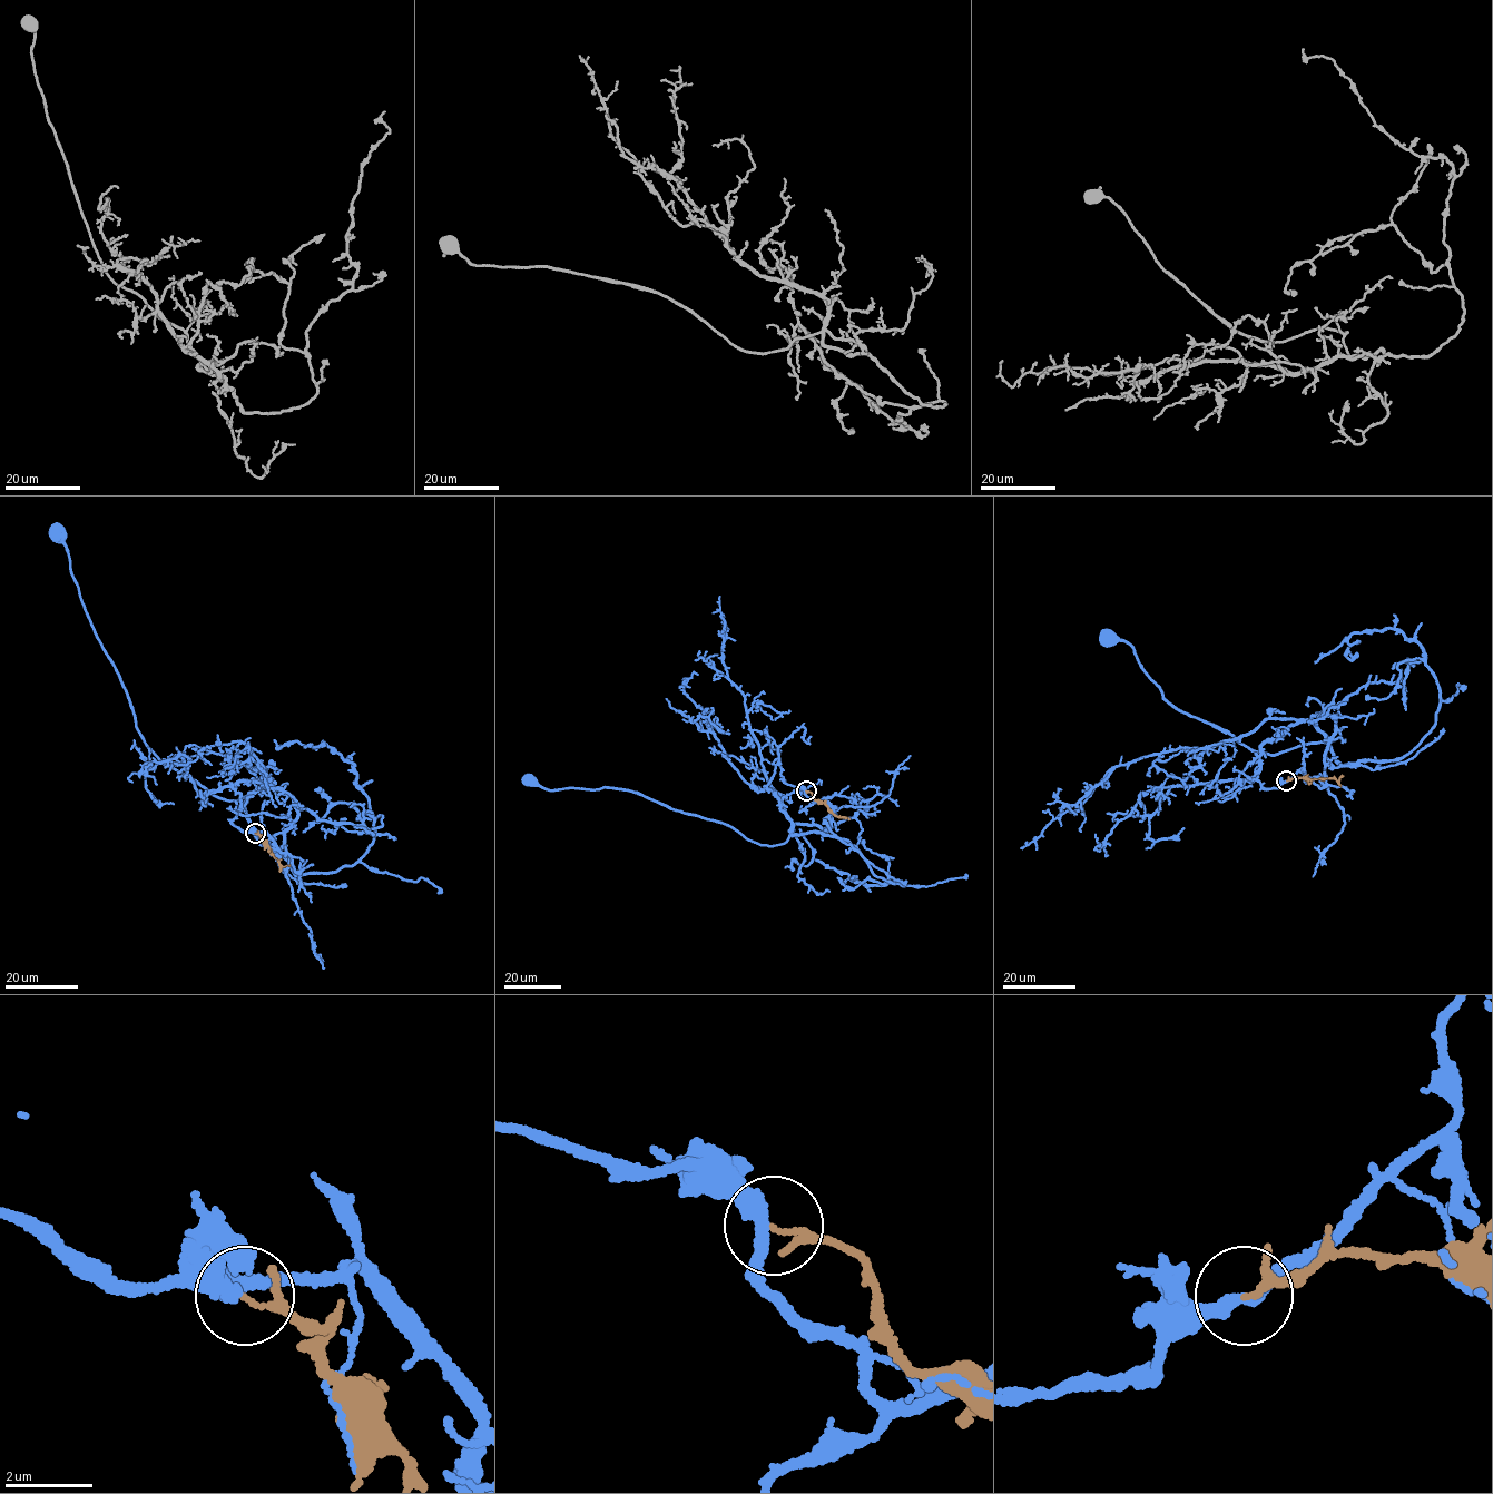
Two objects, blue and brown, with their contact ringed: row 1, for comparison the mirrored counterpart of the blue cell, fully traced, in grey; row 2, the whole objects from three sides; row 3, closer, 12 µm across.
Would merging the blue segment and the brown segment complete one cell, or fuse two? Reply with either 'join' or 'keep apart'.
keep apart

